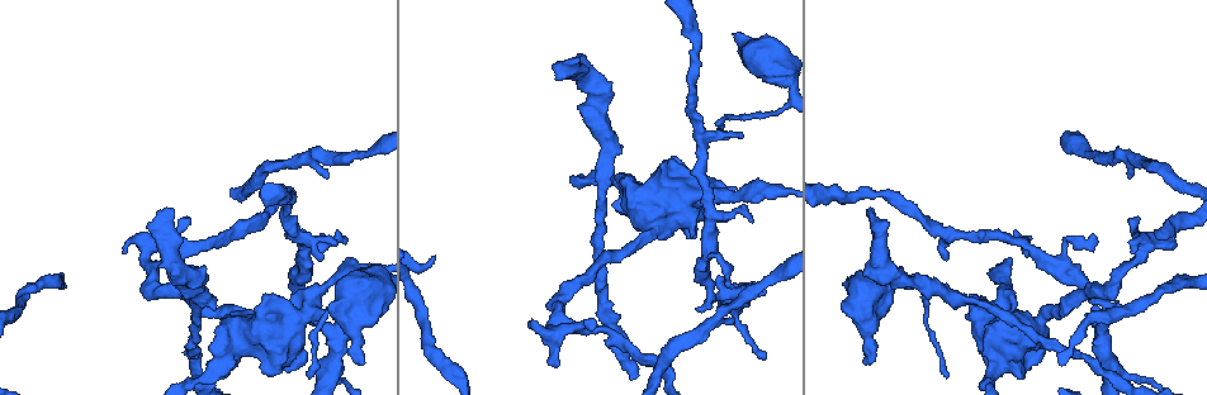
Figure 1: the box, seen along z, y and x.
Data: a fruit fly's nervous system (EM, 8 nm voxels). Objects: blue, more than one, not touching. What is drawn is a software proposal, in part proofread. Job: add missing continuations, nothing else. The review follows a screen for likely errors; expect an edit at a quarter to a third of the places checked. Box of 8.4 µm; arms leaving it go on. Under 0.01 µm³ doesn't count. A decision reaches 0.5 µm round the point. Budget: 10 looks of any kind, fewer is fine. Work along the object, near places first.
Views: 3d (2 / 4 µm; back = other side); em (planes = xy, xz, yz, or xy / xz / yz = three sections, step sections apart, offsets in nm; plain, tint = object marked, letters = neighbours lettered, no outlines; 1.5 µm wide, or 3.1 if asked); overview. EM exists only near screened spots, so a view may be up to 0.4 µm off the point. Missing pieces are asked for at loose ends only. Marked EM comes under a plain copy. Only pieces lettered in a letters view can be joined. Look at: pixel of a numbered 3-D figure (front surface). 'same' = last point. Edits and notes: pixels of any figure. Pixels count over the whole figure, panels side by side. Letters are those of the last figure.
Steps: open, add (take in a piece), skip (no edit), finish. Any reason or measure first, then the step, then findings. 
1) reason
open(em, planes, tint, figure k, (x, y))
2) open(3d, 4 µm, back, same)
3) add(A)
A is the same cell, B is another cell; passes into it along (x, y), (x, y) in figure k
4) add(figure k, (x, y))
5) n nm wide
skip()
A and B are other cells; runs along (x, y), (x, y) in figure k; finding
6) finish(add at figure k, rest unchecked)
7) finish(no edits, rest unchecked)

stops while still wide
open(em, planes, letters, figure 1, (749, 283))

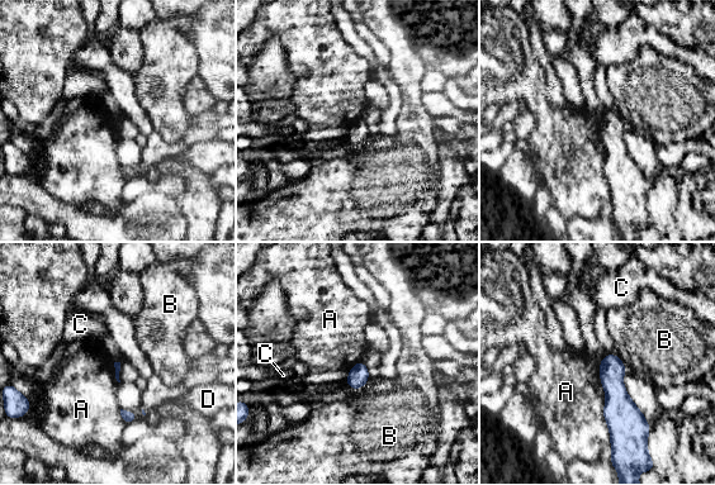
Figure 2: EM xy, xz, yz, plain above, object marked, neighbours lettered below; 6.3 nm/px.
skip()
A, B, C and D are other cells; border along (605, 399), (604, 419), (610, 442) in figure 2; none of them fits

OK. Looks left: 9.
an open end
open(em, planes, letters, figure 1, (321, 261))

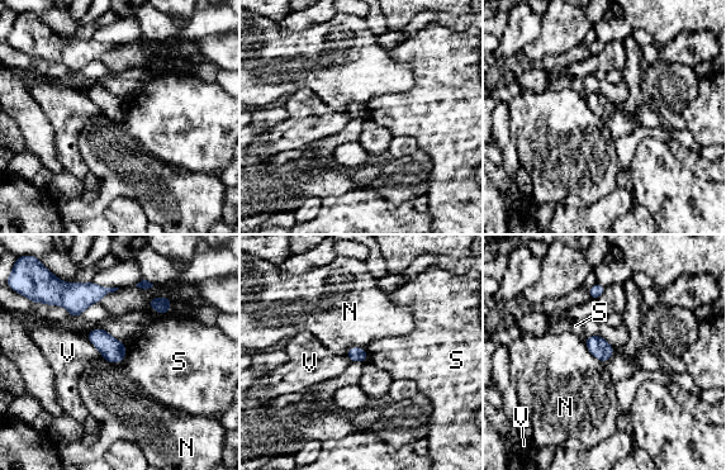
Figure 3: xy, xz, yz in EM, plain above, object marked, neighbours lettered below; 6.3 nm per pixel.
100 nm wide
skip()
N, S and V are other cells; no lettered piece goes on from it

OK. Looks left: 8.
free end
open(em, planes, letters, figure 1, (844, 305))

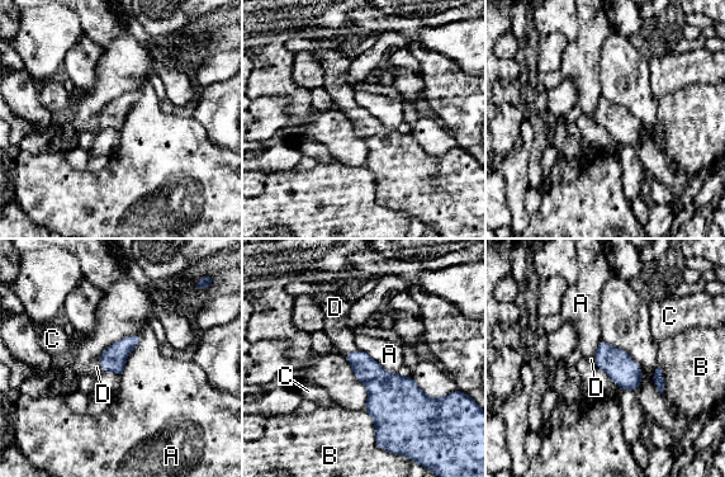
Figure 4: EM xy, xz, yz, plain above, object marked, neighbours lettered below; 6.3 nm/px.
160 nm wide
add(D)
D is the same cell, A, B and C are other cells; passes into it along (377, 381), (350, 353), (342, 339) in figure 4; it goes on there

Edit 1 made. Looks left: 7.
open(overview)

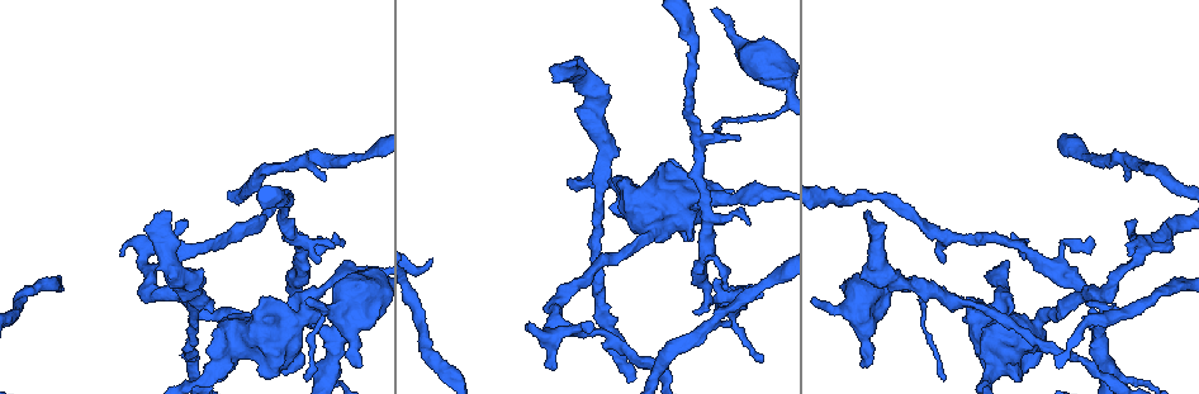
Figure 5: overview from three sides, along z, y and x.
free end
open(3d, 2 µm, figure 5, (168, 214))

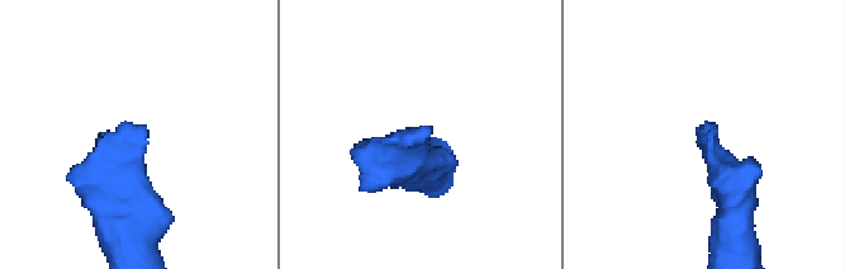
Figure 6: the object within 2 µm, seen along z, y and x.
now the EM
open(em, planes, letters, figure 6, (711, 125))

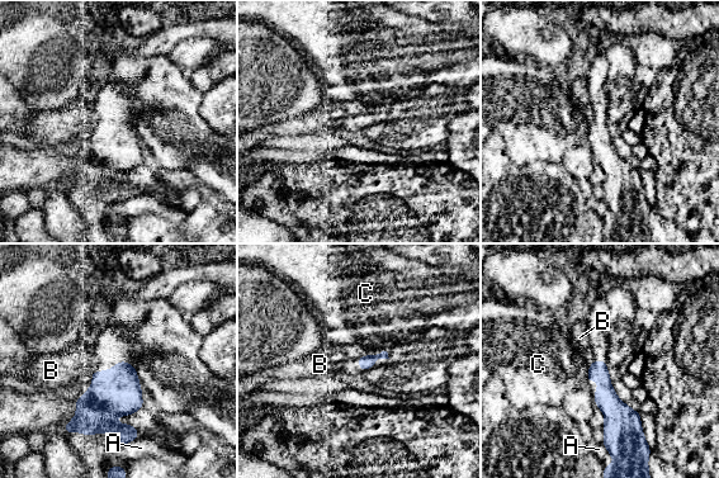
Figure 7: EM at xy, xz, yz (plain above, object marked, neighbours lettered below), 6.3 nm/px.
skip()
A, B and C are other cells; border along (387, 351), (362, 355), (355, 359) in figure 7; none of them fits

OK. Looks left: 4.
finish(add at figure 4, rest unchecked)

